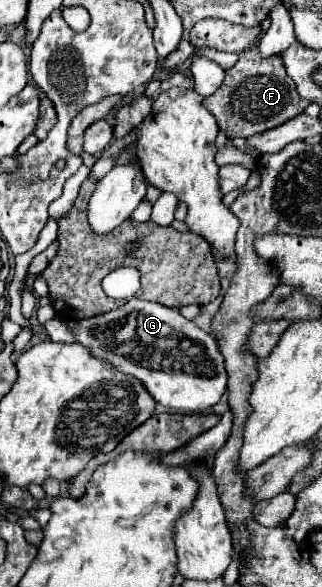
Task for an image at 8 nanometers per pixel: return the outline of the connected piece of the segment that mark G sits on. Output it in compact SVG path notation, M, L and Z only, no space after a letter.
M133 297L115 311L89 319L69 319L65 325L95 359L103 359L117 371L139 379L155 403L183 413L203 413L225 391L227 373L215 339L193 321L183 319L177 309Z

